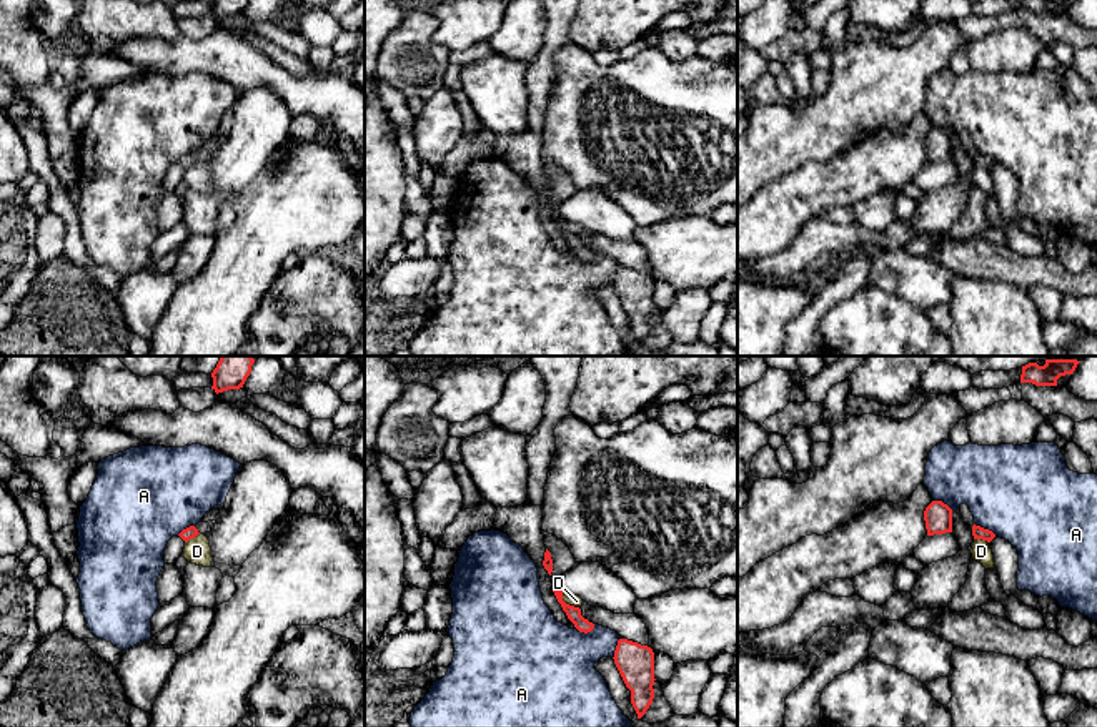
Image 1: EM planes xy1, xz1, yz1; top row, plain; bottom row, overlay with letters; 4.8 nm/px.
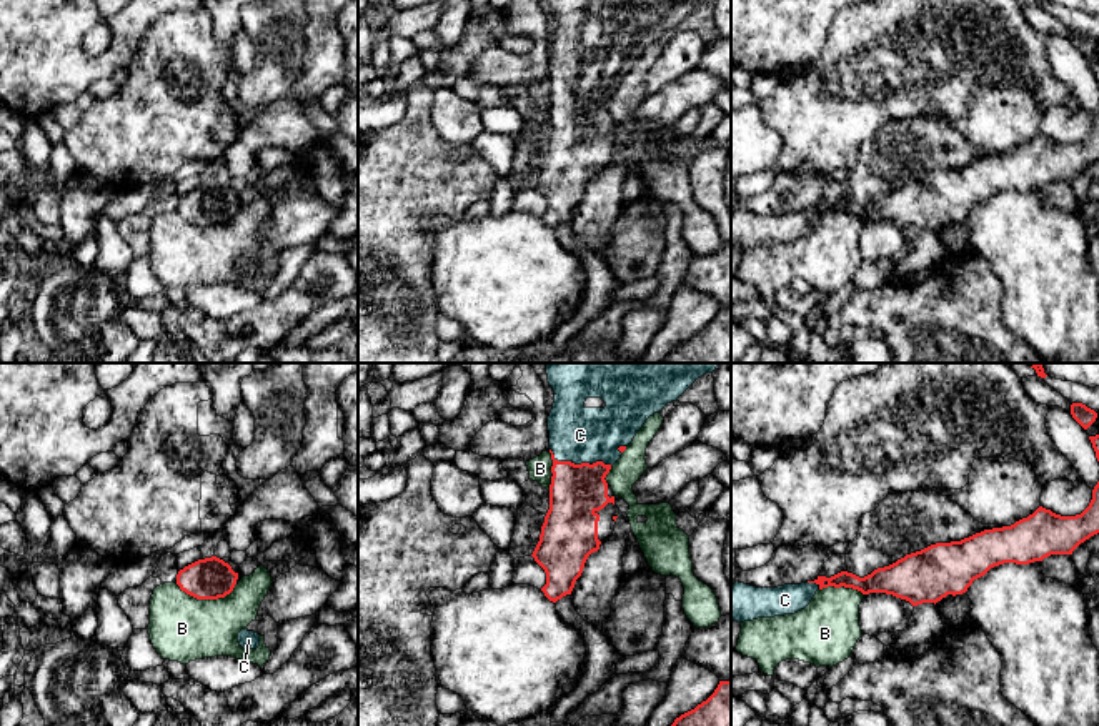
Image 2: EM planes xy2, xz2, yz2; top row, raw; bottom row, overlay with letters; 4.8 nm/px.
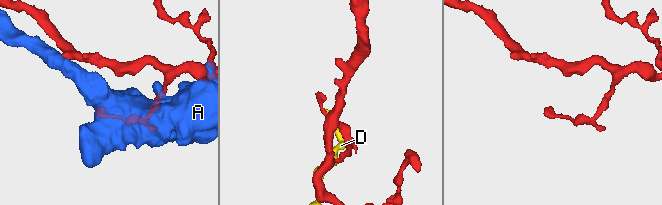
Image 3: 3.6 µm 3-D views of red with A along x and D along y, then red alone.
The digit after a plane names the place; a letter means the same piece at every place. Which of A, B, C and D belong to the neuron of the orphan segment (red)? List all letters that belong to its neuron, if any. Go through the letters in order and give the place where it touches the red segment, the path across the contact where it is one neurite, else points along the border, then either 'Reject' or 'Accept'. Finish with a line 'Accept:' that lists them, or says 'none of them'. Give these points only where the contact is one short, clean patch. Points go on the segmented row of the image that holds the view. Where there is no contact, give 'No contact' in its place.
A: Touches red at xz1 (586, 633). Reject
B: Touches red at xy2 (205, 598). Boundary: xy2 (175, 583), (197, 598), (223, 598), (235, 586). Reject
C: Touches red at xz2 (581, 463). Path across: xz2 (576, 492), (581, 463), (580, 435). Accept
D: Touches red at xz1 (568, 604). Boundary: xz1 (561, 593), (566, 603), (578, 608). Reject
Accept: C

